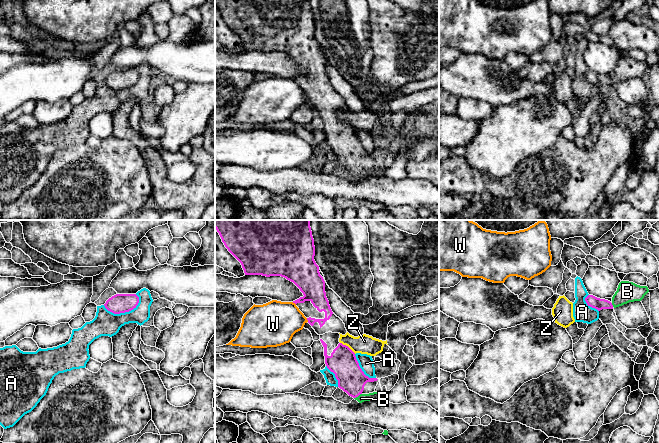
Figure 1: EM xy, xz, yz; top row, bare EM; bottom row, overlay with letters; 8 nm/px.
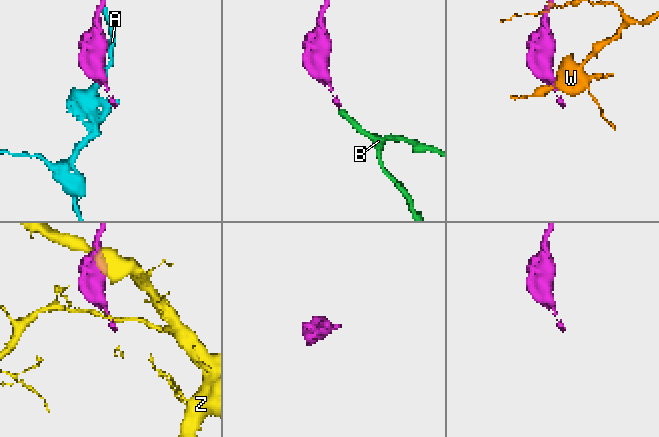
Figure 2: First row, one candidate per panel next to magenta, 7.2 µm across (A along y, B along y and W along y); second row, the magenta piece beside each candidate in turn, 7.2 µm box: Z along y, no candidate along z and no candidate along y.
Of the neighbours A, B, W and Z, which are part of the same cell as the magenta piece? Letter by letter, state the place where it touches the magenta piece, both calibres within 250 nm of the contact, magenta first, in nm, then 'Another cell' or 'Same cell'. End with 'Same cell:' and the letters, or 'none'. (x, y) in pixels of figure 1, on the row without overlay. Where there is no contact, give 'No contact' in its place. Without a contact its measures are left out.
A: Touches magenta at xy (123, 88). Thickness 160 nm (magenta) against 200 nm. Another cell
B: Touches magenta at xz (357, 172). Thickness 220 nm (magenta) against 70 nm. Same cell
W: Touches magenta at xz (307, 95). Thickness 190 nm (magenta) against 340 nm. Another cell
Z: Touches magenta at xz (347, 122). Thickness 220 nm (magenta) against 160 nm. Another cell
Same cell: B

